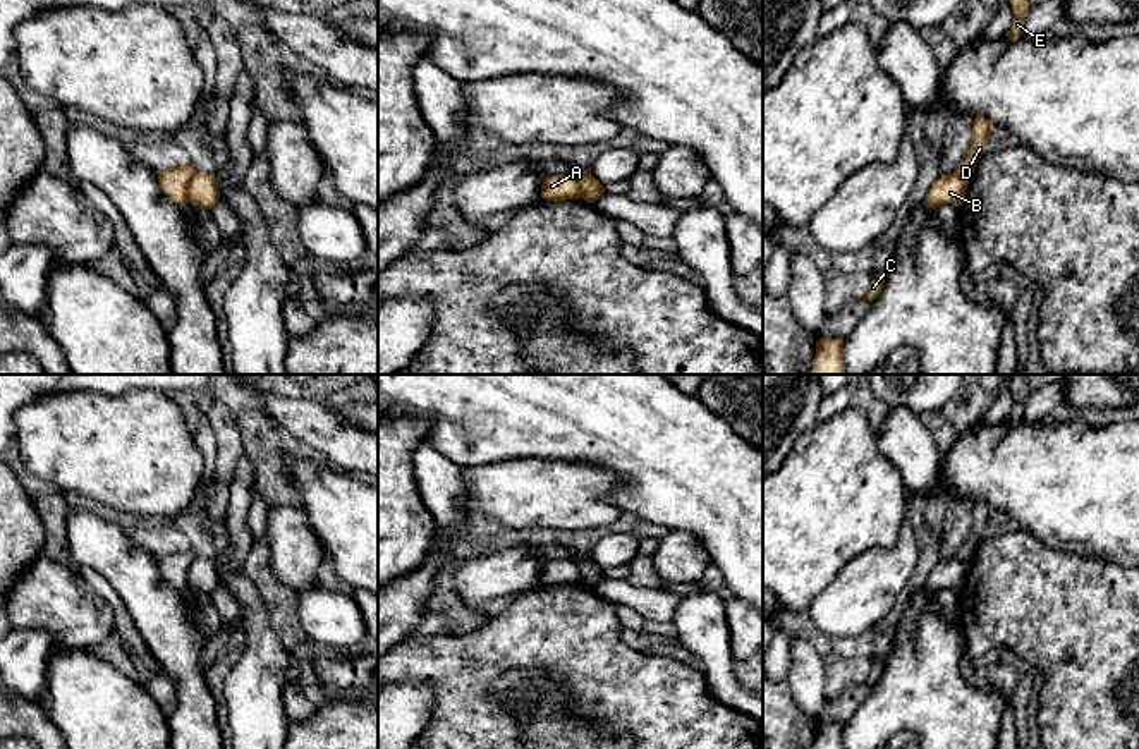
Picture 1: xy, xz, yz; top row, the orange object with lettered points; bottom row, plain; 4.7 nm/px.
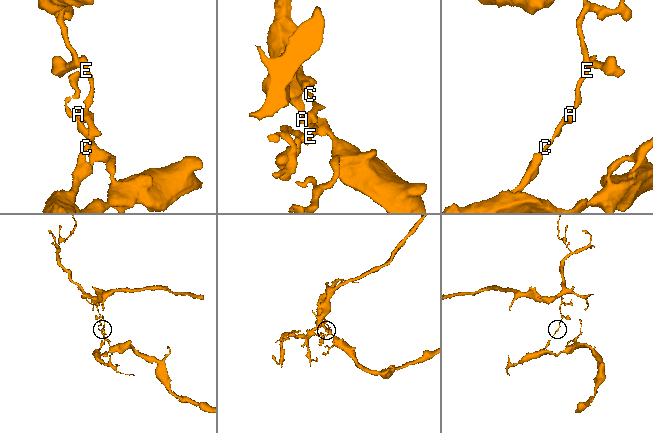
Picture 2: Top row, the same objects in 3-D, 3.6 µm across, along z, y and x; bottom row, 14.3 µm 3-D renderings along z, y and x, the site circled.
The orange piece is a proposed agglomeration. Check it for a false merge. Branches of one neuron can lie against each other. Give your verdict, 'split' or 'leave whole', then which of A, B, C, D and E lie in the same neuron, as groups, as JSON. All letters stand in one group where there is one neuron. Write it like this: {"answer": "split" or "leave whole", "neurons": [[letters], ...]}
{"answer": "split", "neurons": [["A", "D", "E"], ["B", "C"]]}

